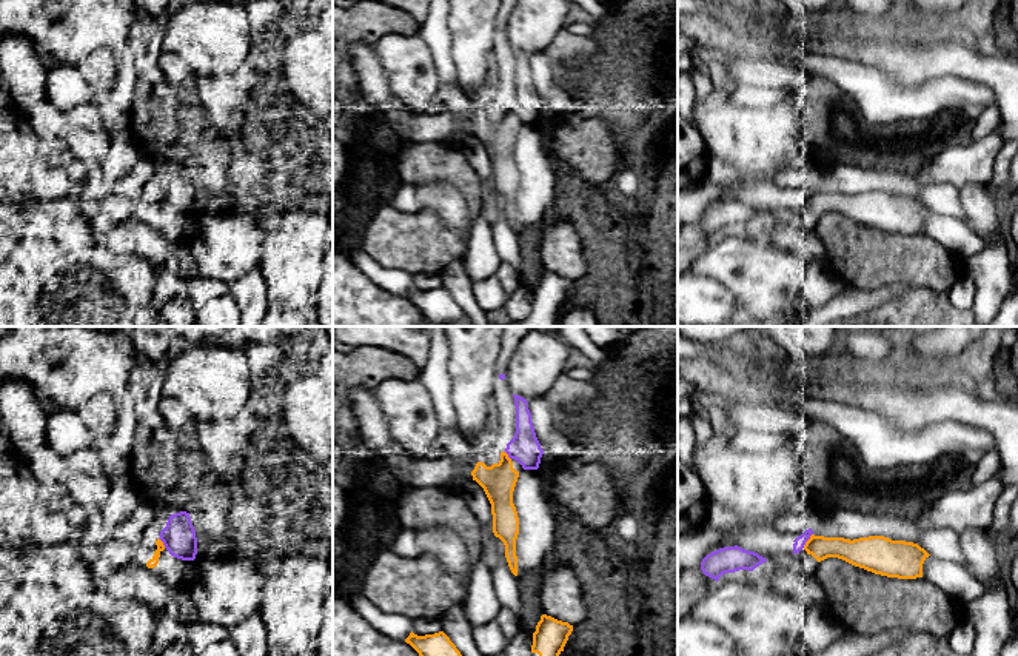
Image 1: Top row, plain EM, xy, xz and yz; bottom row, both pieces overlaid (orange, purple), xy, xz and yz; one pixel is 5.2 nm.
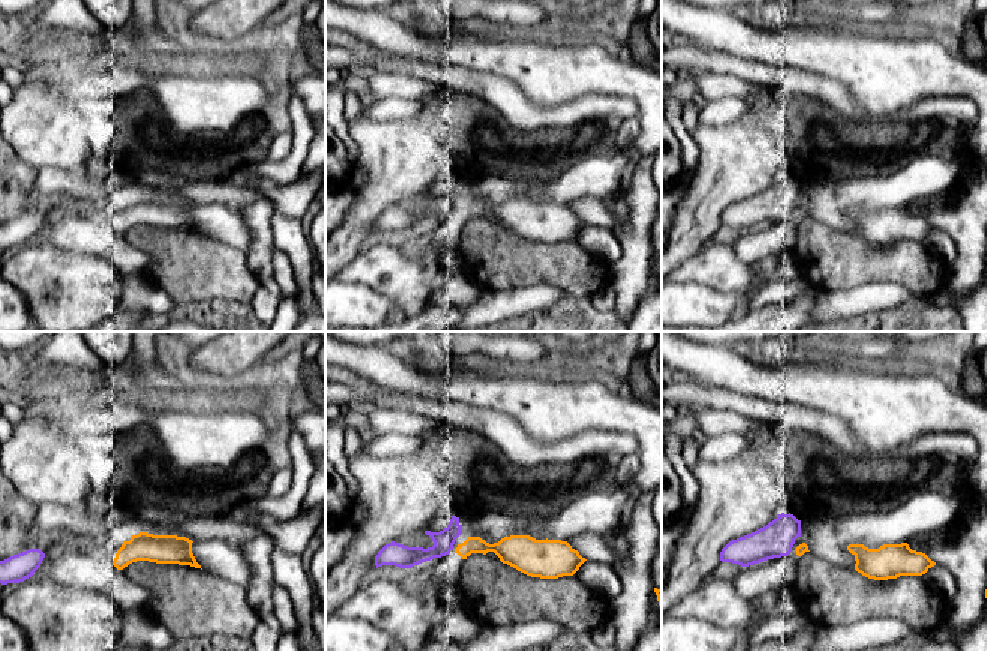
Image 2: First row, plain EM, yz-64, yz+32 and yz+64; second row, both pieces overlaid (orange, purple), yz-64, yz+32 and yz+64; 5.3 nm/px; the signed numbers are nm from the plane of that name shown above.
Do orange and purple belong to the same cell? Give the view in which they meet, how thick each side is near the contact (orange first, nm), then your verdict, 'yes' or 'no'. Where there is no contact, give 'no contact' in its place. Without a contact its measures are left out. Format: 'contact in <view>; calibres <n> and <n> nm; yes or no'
contact in yz; calibres 130 and 60 nm; yes

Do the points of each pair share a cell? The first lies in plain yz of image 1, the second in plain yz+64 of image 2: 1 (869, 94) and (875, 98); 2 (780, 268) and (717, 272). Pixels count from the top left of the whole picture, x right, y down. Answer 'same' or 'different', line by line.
1: different
2: same

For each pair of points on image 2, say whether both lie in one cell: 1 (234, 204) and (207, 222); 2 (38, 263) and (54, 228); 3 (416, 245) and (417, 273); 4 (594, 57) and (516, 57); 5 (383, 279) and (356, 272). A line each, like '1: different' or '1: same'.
1: different
2: different
3: different
4: same
5: same

